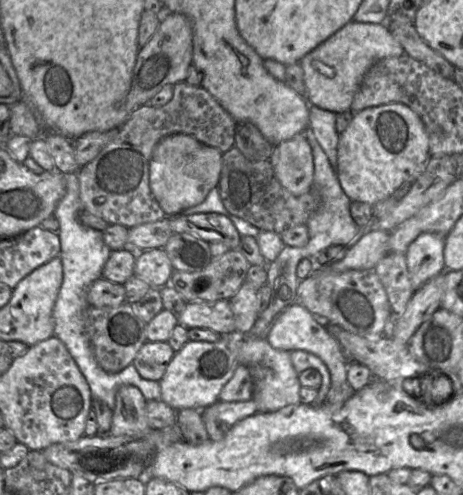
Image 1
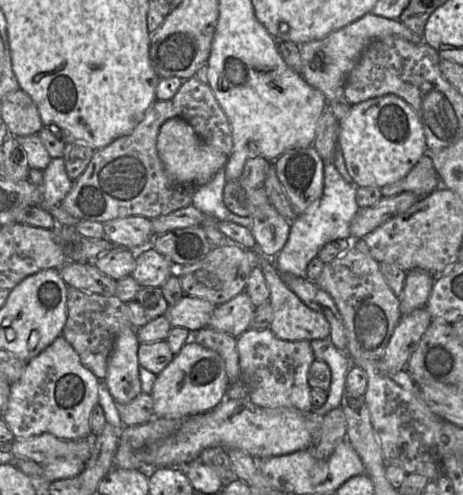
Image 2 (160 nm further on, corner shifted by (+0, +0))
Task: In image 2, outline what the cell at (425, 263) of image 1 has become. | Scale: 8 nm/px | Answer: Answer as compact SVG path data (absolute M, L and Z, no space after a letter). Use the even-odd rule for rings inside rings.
M424 269L407 272L403 292L399 298L401 315L426 307L437 276Z

